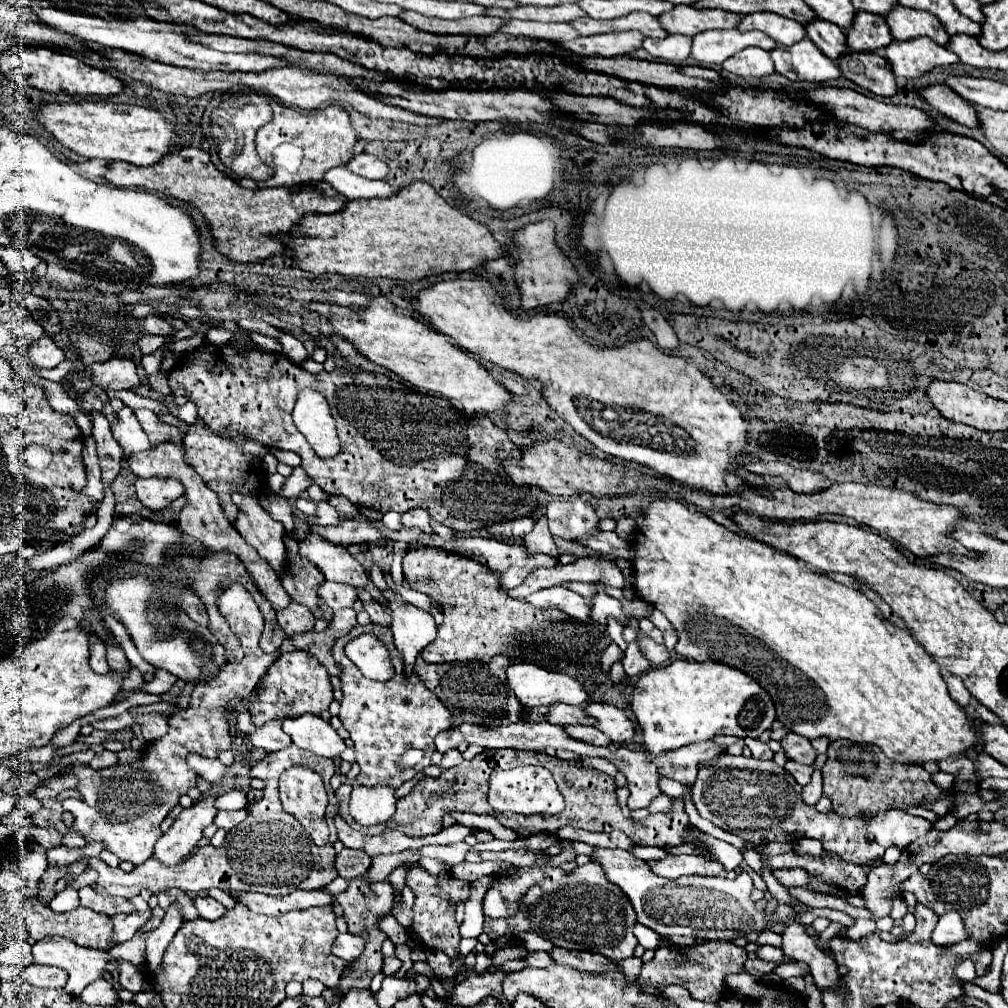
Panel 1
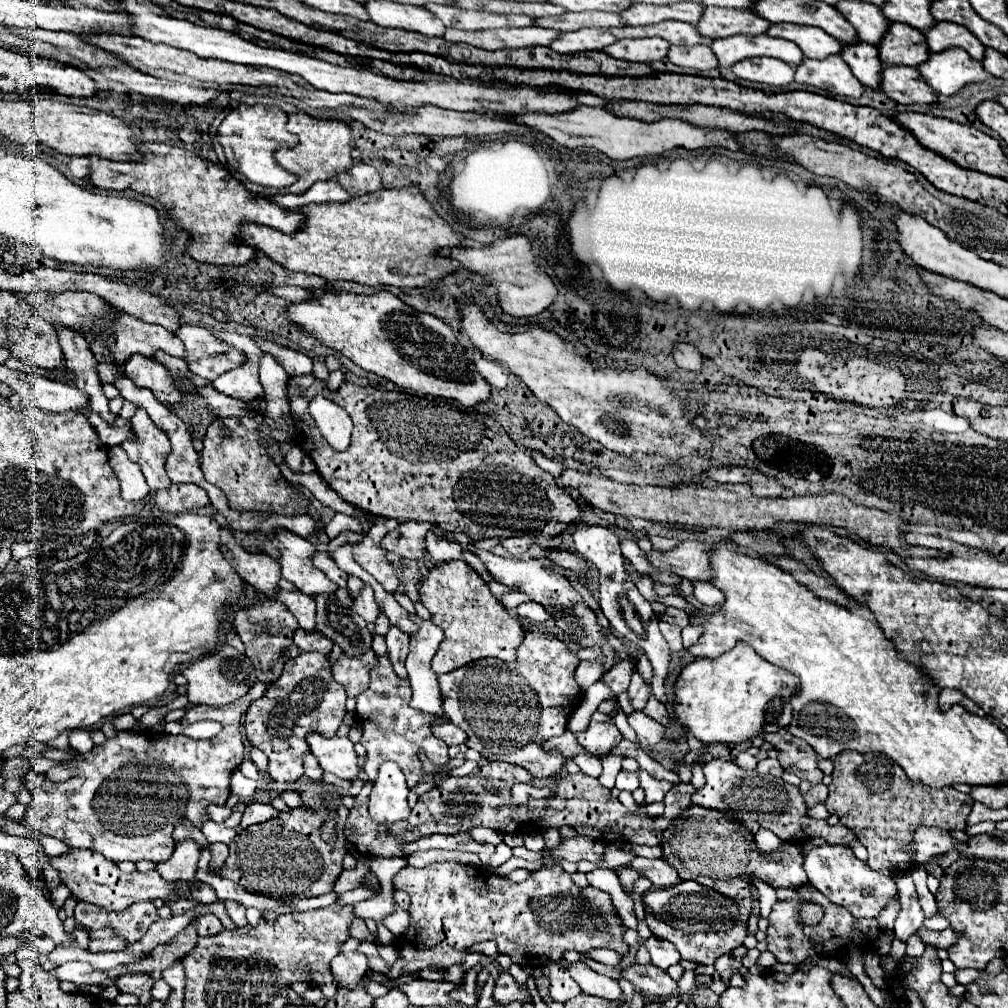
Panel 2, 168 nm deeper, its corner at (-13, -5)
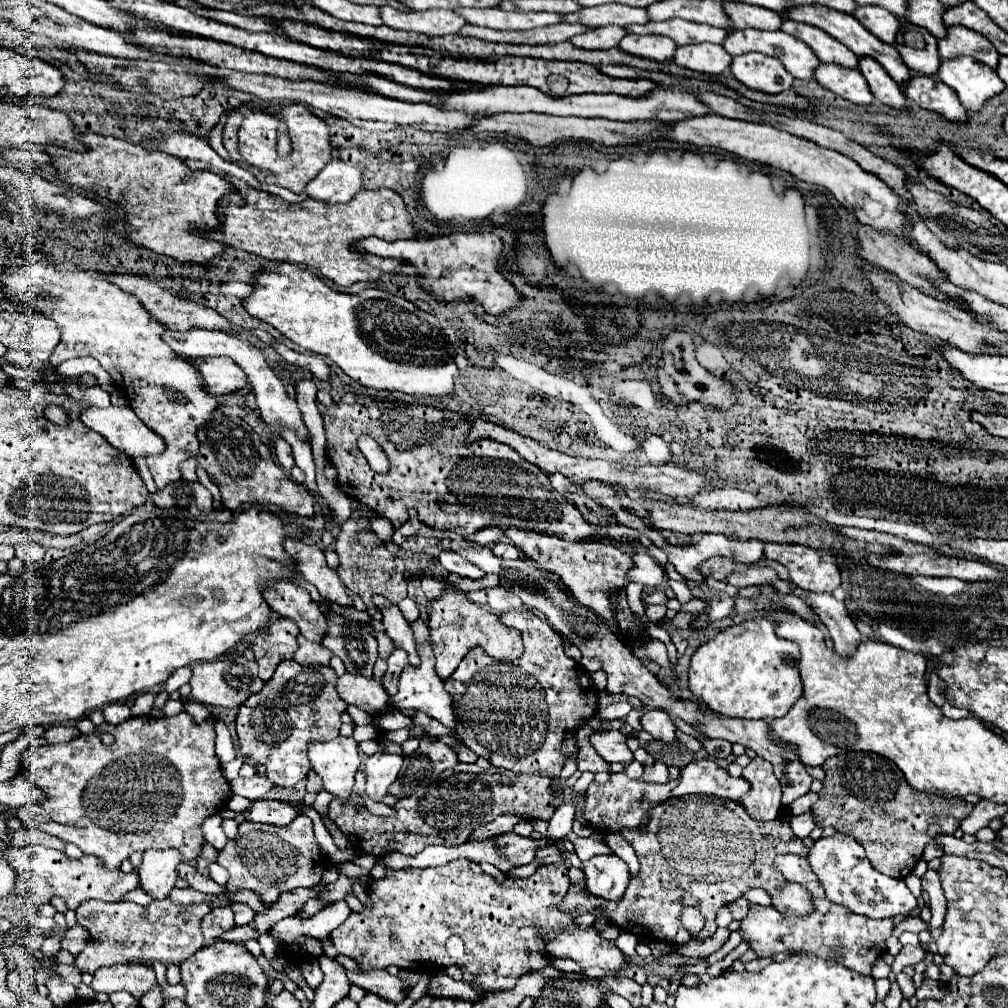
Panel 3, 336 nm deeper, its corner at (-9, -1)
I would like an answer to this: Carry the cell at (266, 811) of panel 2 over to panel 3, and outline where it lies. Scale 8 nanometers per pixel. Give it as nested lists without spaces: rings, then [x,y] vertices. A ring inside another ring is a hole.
[[[256,800],[246,810],[246,820],[286,826],[296,818],[296,810],[280,800]]]

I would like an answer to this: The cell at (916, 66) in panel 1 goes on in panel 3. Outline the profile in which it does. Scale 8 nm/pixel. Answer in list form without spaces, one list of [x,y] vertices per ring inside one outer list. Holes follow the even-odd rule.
[[[970,56],[942,60],[936,78],[950,86],[958,94],[962,106],[970,112],[980,110],[988,98],[1006,88],[1006,84],[990,66],[976,62]]]

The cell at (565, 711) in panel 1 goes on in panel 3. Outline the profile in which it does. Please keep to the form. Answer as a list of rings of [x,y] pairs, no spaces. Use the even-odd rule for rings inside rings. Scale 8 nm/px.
[[[608,730],[608,732],[592,732],[590,734],[590,744],[592,748],[606,760],[606,762],[624,762],[630,764],[634,760],[632,752],[626,746],[626,736],[618,730]]]

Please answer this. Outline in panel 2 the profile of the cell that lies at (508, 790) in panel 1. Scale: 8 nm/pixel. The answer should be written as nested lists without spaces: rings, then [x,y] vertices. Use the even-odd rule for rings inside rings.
[[[514,784],[512,788],[512,798],[518,804],[524,804],[528,800],[540,800],[540,798],[550,798],[552,790],[550,788],[536,788],[530,784]]]

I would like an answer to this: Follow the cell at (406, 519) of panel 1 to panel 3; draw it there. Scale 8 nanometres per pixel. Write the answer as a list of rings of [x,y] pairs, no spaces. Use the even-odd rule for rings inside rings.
[[[442,552],[440,556],[438,556],[438,562],[442,564],[442,568],[446,568],[448,572],[454,572],[454,574],[458,574],[458,576],[464,576],[464,578],[482,578],[484,574],[482,574],[482,570],[476,566],[476,564],[472,564],[472,562],[468,562],[466,558],[462,558],[462,556],[458,556],[456,552]]]

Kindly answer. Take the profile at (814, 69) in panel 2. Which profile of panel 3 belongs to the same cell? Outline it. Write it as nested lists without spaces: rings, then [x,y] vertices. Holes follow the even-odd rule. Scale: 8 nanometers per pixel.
[[[820,64],[814,70],[814,78],[820,86],[832,90],[834,94],[838,94],[854,104],[866,106],[876,100],[858,70],[838,68],[838,64]]]

